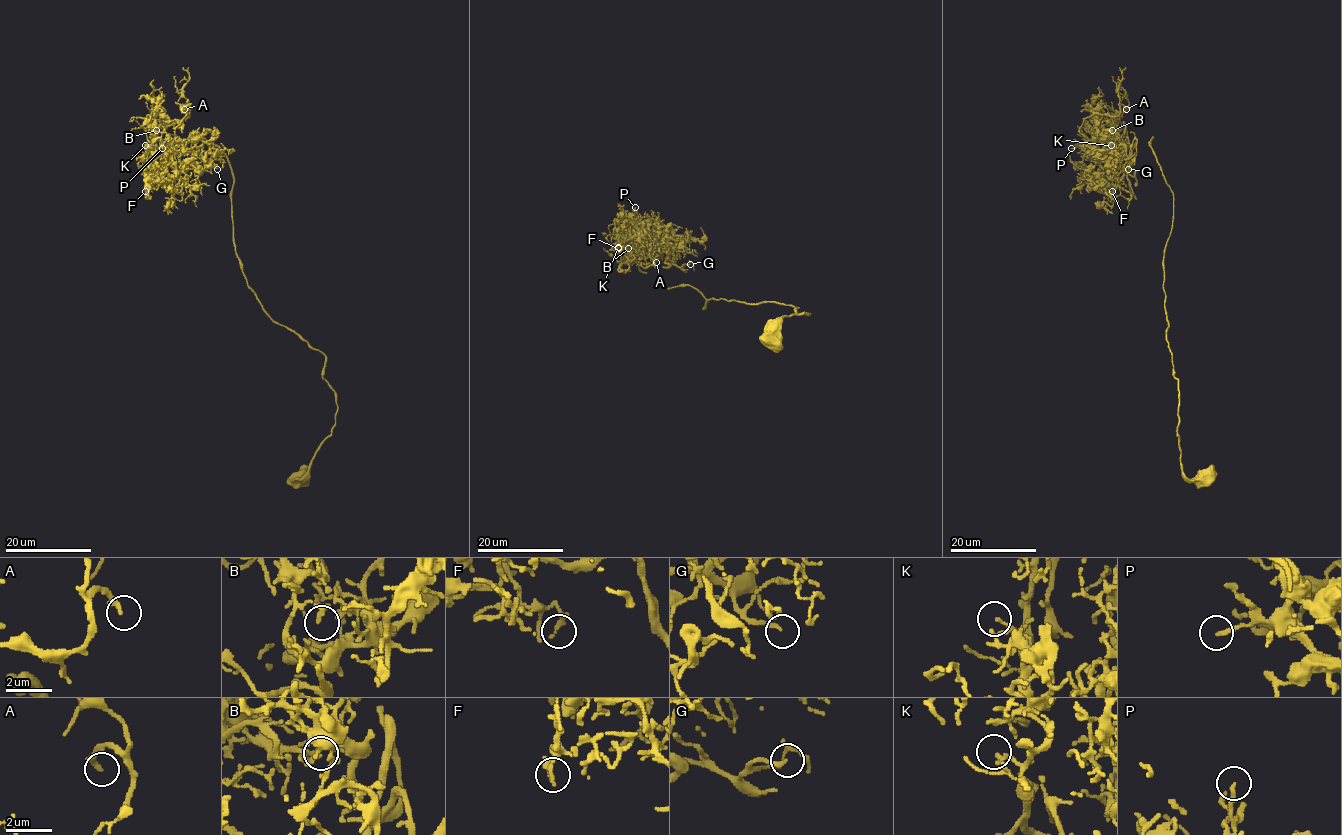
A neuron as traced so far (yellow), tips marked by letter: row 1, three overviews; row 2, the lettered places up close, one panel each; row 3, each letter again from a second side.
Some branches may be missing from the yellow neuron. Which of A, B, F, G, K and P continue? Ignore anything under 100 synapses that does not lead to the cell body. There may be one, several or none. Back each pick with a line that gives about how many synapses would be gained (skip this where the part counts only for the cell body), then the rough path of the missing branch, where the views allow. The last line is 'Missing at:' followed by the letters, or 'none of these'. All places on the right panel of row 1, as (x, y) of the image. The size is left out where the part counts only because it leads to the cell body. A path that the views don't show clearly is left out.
A: Roughly 130 synapses. Course of what is missing: (1126, 109), (1128, 116), (1118, 120), (1105, 117), (1099, 104), (1114, 95), (1126, 103)
Missing at: A

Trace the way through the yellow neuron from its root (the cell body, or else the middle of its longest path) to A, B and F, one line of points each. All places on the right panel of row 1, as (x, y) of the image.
A: (1204, 478), (1184, 475), (1177, 434), (1173, 192), (1148, 142), (1112, 168), (1079, 131), (1126, 109)
B: (1204, 478), (1184, 475), (1177, 434), (1173, 192), (1148, 142), (1112, 168), (1089, 149), (1082, 132), (1112, 130)
F: (1204, 478), (1182, 470), (1163, 287), (1173, 192), (1148, 142), (1132, 159), (1120, 145), (1095, 178), (1112, 191)

